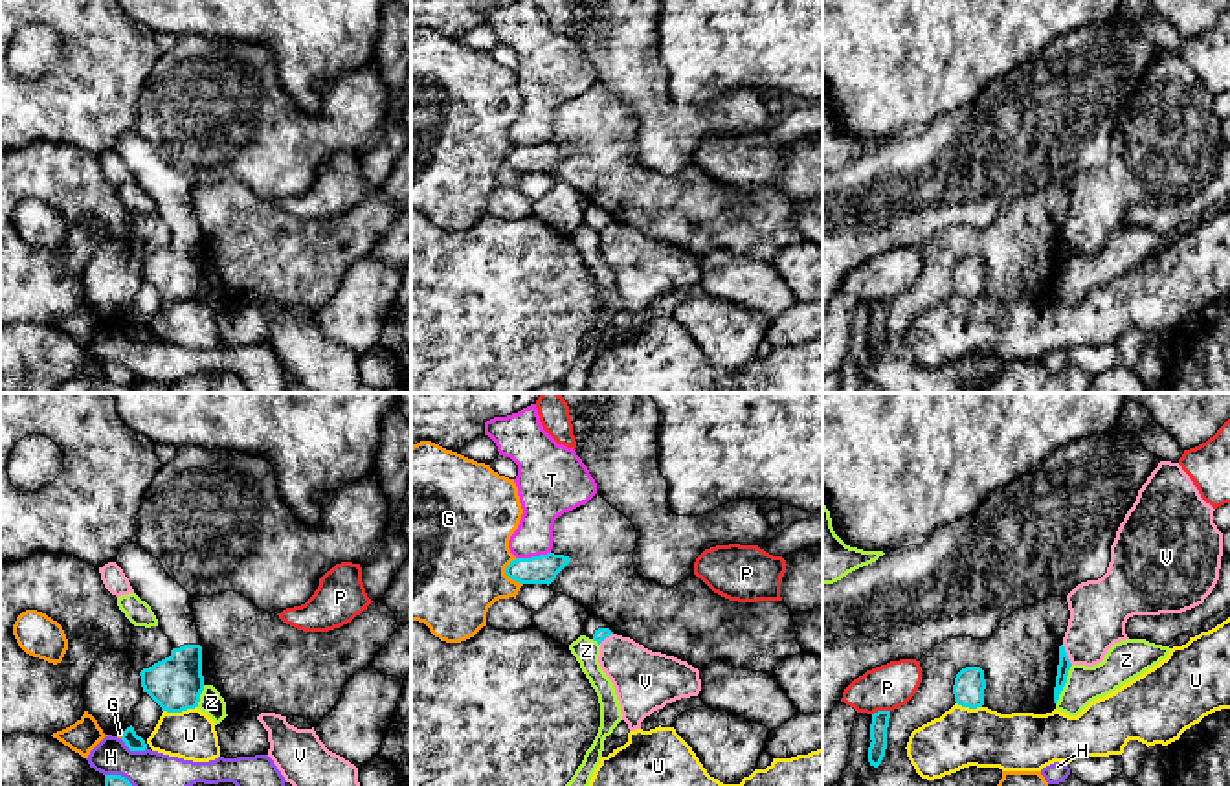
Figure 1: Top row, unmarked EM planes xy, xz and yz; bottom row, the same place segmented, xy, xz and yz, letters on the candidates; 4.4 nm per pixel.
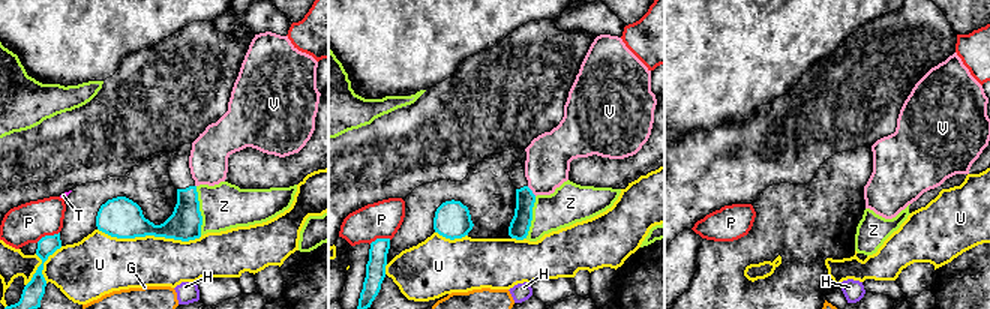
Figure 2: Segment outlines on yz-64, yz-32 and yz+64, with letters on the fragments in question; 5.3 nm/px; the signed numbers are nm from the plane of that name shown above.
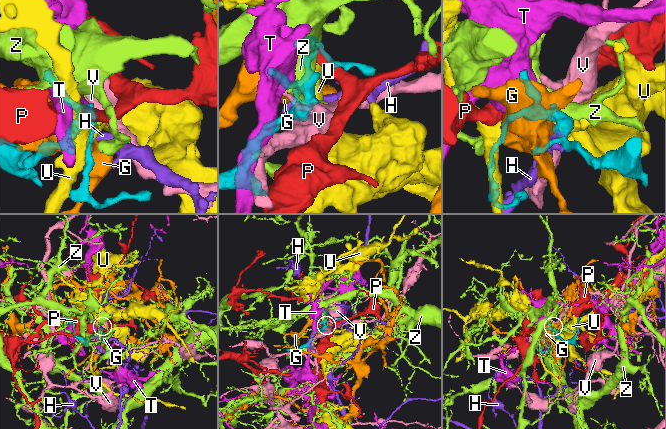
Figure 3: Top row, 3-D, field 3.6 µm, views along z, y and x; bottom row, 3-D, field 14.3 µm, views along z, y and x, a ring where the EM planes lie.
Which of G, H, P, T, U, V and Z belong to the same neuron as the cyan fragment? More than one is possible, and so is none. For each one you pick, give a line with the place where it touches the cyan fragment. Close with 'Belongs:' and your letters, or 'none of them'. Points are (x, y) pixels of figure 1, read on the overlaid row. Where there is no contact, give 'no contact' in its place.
Belongs: none of them

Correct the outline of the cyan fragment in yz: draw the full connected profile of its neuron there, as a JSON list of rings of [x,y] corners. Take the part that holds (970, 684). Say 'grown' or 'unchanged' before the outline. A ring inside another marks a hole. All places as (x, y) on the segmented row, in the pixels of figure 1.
unchanged | [[[980,667],[962,668],[953,685],[955,702],[962,707],[977,709],[984,705],[984,670]]]

